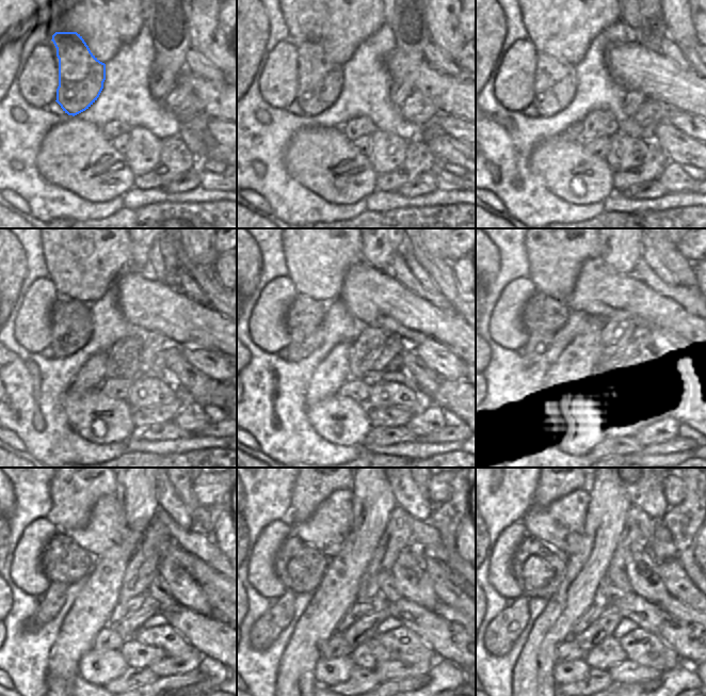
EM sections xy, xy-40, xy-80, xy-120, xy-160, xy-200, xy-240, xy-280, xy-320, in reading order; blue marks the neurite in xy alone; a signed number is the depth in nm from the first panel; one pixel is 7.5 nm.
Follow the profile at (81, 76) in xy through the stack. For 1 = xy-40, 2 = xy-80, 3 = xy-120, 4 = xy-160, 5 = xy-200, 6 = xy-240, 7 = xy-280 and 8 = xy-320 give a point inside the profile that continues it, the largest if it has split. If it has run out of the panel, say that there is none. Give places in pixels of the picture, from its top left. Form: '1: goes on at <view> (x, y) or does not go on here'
1: goes on at xy-40 (319, 80)
2: goes on at xy-80 (555, 82)
3: goes on at xy-120 (71, 326)
4: goes on at xy-160 (305, 329)
5: goes on at xy-200 (538, 316)
6: goes on at xy-240 (61, 544)
7: goes on at xy-280 (266, 630)
8: goes on at xy-320 (501, 633)

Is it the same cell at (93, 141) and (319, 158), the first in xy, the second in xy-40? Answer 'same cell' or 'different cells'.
same cell

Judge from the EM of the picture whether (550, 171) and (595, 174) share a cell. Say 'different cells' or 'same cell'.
same cell

